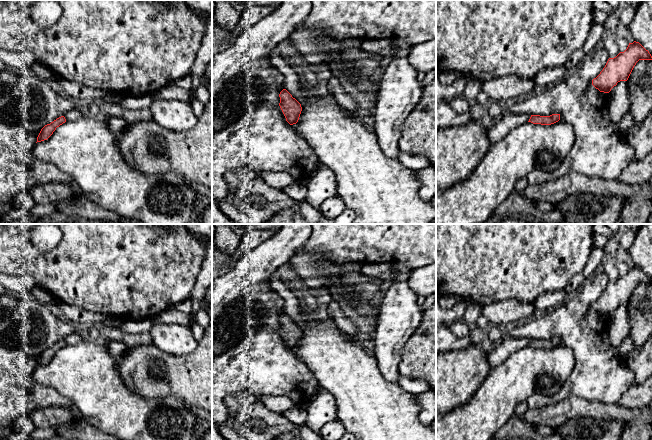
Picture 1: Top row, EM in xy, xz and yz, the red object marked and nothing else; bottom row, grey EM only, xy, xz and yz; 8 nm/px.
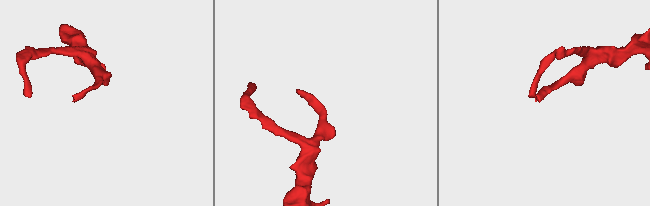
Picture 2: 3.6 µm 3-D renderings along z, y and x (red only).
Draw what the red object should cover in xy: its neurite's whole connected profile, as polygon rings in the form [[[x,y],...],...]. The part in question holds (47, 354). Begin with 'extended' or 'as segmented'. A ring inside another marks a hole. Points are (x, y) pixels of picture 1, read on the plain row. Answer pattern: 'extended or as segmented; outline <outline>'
as segmented; outline [[[61,340],[61,341],[57,342],[56,344],[54,344],[53,346],[51,346],[50,348],[45,349],[41,353],[41,355],[37,361],[37,366],[47,364],[53,358],[53,356],[56,354],[56,352],[65,346],[66,346],[65,341]]]

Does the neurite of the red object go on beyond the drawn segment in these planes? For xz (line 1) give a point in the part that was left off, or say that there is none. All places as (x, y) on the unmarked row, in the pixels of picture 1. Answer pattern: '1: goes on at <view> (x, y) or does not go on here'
1: does not go on here

